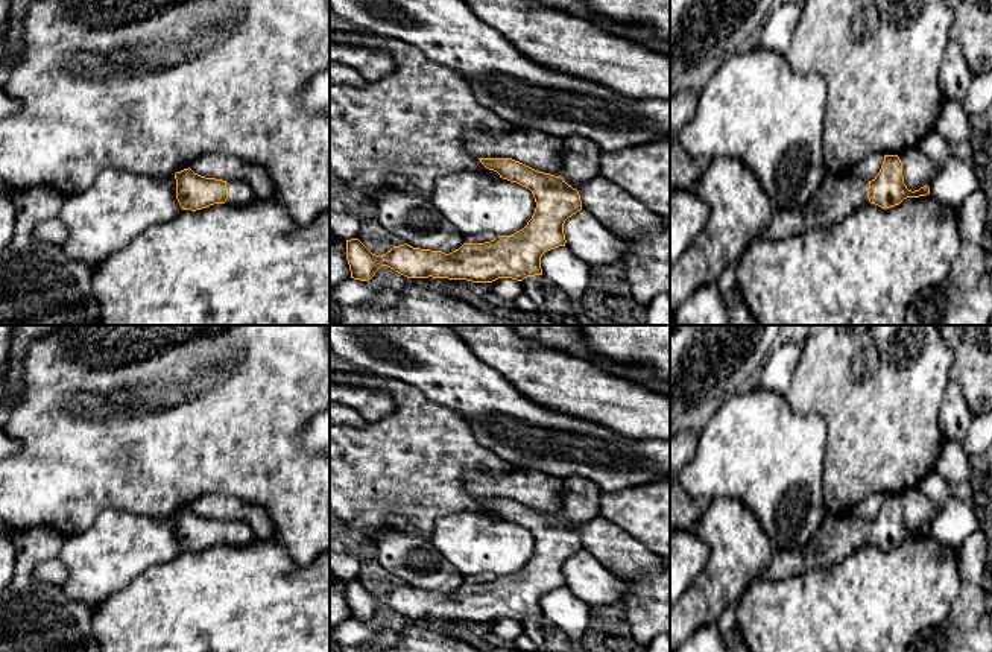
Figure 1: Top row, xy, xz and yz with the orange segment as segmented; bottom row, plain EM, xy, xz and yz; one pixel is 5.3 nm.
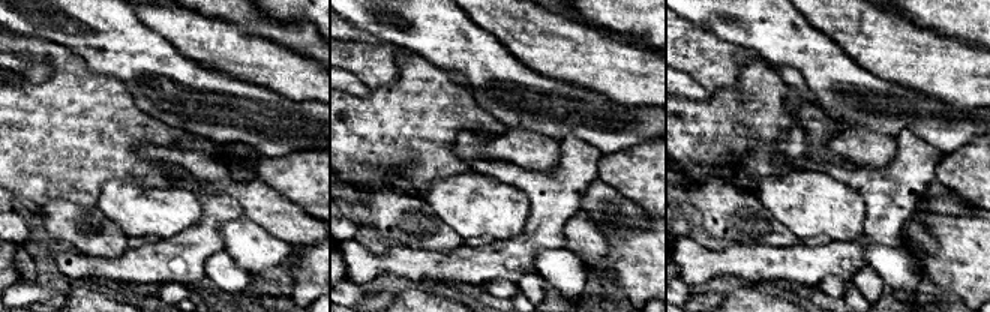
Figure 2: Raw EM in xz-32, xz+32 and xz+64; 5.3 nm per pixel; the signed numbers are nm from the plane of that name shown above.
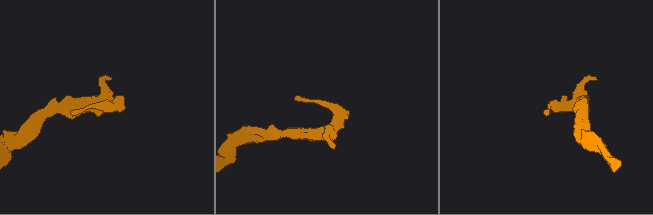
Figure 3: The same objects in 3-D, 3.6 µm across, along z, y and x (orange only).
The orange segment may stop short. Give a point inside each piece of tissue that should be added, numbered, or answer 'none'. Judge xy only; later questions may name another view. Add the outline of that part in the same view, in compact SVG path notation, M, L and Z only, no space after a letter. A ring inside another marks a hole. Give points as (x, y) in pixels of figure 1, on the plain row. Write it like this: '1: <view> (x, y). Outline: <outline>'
1: xy (239, 534). Outline: M226 521L229 546L248 546L258 540L254 530L245 521Z

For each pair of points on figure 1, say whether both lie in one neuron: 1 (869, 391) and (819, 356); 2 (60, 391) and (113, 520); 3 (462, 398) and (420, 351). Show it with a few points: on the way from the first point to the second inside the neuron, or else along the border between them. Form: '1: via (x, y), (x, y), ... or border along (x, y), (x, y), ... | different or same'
1: via (857, 386), (852, 386), (831, 365) | same
2: border along (143, 515), (105, 509), (81, 532) | different
3: via (454, 386), (432, 363) | same

